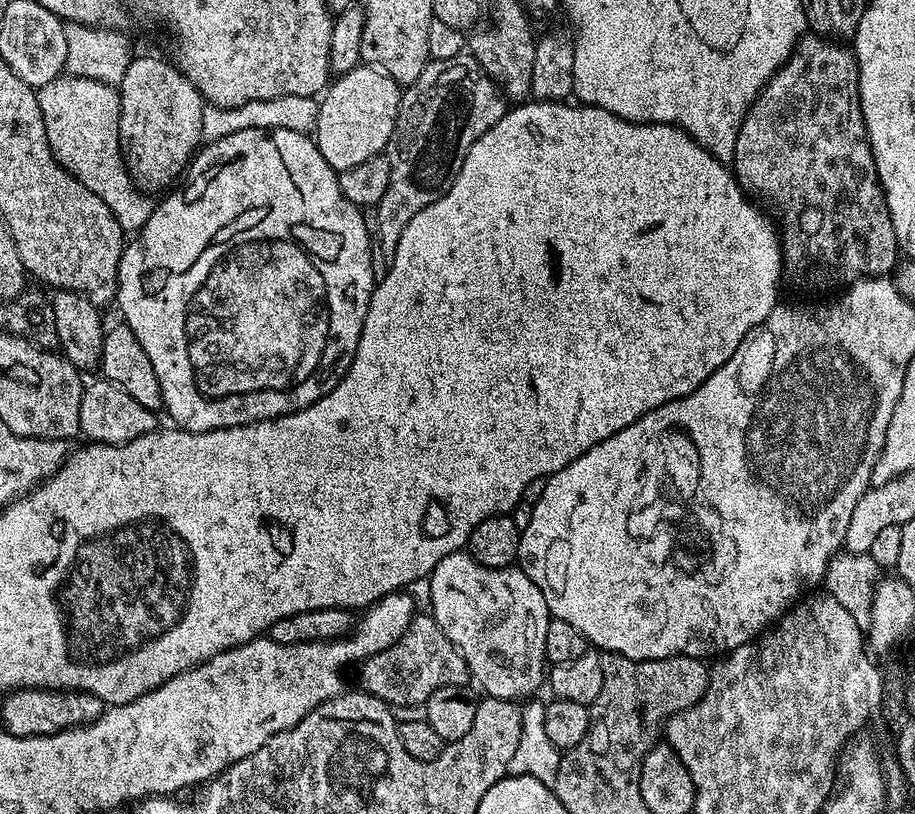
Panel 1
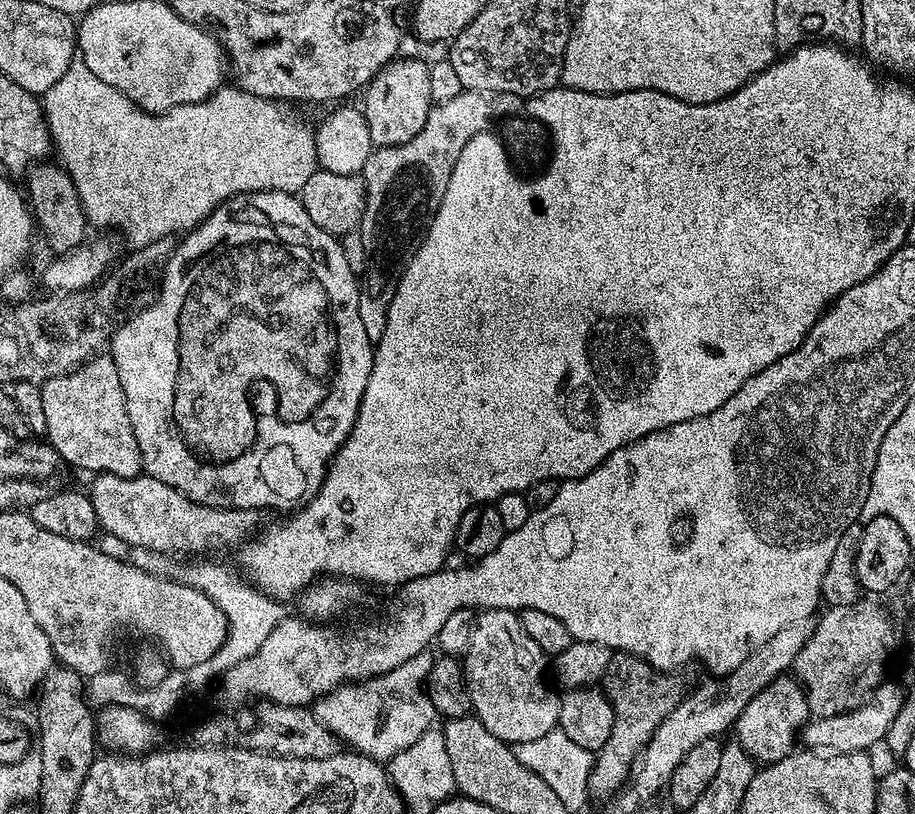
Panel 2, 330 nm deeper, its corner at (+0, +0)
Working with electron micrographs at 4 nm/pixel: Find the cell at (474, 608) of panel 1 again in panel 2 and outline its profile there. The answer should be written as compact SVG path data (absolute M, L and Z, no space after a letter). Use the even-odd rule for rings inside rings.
M486 608L477 615L474 638L470 638L466 653L466 679L472 699L472 712L494 737L515 746L534 738L542 738L542 734L557 731L559 695L548 689L544 652L535 644L534 638L530 638L526 630L522 630L522 622L517 613L505 608Z

